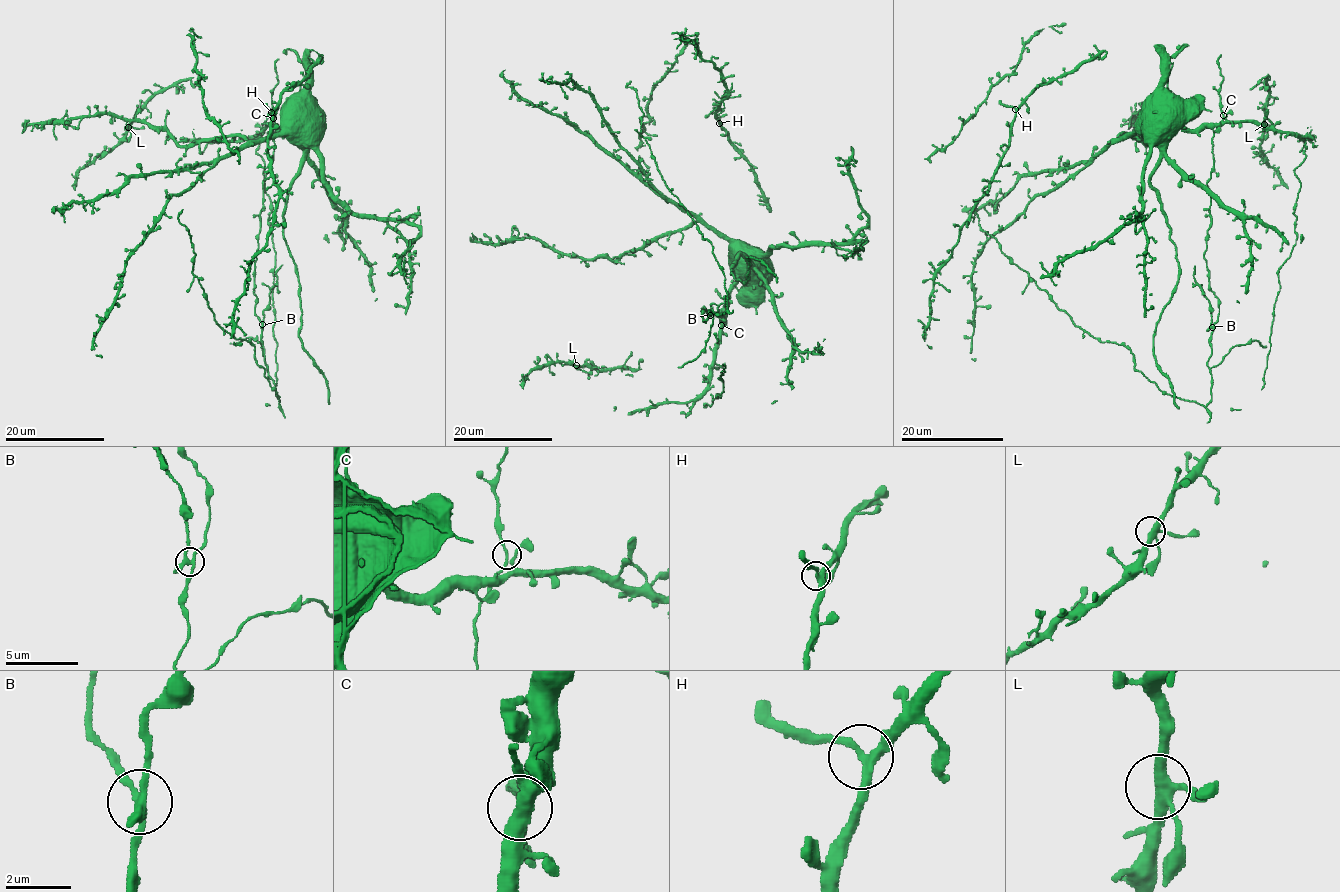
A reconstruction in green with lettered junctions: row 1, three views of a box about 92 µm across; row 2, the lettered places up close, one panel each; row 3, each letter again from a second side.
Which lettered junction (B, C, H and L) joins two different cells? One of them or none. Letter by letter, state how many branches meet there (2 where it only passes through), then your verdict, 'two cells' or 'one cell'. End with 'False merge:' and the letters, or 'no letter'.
B: 4 branches meet; two cells
C: 4 branches meet; one cell
H: 3 branches meet; one cell
L: 4 branches meet; one cell
False merge: B

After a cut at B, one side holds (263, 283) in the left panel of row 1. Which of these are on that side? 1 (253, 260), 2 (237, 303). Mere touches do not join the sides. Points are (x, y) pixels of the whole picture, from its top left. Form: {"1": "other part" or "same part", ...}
{"1": "other part", "2": "other part"}

